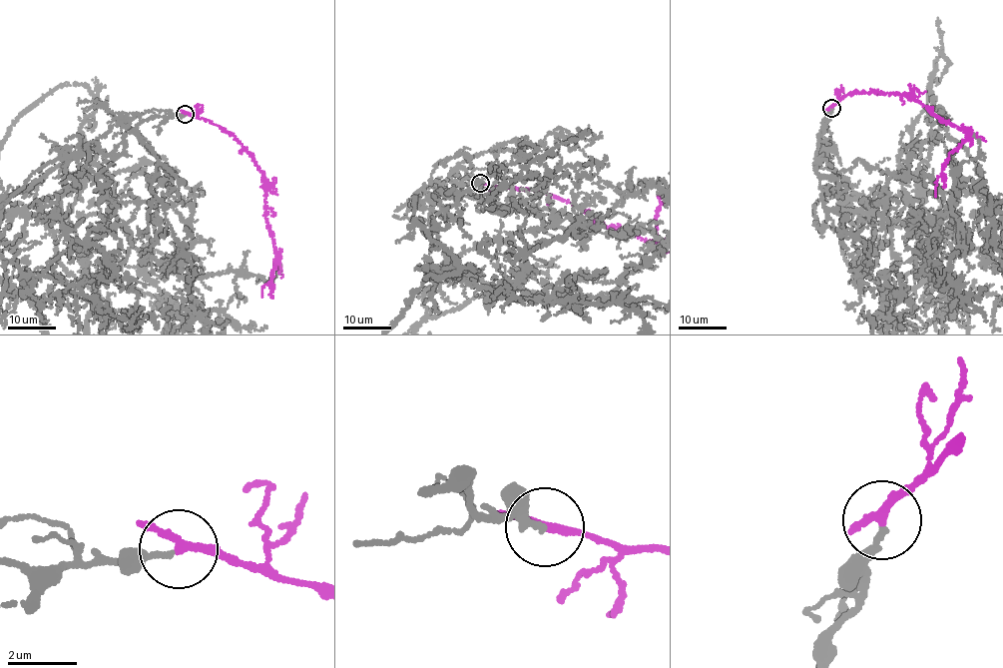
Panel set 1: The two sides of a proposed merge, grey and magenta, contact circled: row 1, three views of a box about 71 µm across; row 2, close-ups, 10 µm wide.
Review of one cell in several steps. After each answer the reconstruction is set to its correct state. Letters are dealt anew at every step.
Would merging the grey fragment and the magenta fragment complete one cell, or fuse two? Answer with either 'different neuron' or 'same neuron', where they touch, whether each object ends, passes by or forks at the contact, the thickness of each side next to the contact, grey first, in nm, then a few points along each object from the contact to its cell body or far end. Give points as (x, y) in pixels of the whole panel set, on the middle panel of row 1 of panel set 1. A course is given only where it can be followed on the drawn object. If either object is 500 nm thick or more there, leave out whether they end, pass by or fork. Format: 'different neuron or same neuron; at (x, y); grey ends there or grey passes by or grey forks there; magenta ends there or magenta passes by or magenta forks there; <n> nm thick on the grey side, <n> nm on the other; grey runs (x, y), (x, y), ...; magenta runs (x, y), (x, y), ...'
different neuron; at (480, 183); grey ends there; magenta passes by; 160 nm thick on the grey side, 200 nm on the other

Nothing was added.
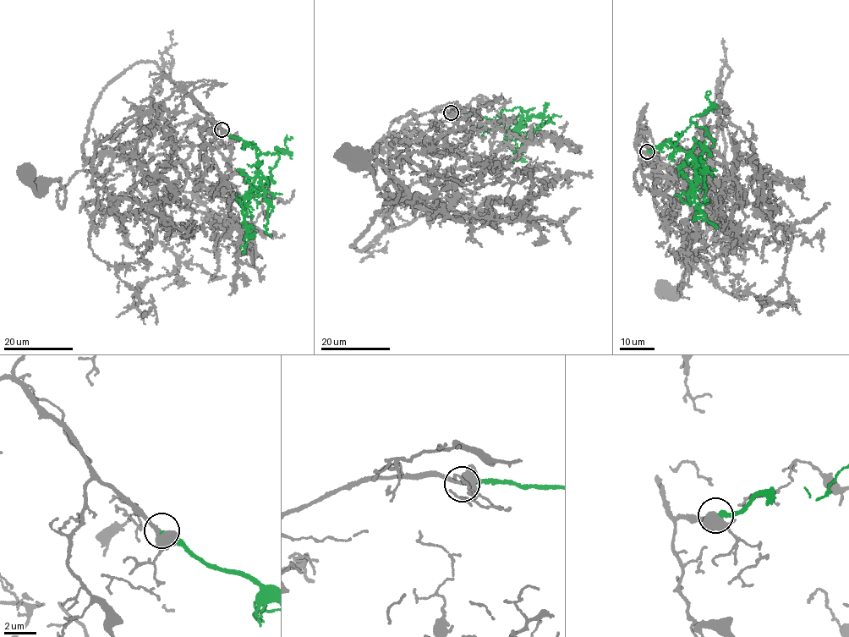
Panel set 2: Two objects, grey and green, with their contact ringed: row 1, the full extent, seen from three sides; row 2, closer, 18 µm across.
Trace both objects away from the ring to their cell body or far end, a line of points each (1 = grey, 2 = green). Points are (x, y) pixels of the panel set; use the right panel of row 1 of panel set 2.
1: (648, 152), (635, 143), (654, 151), (658, 167), (710, 167), (725, 271), (700, 258), (664, 289)
2: (648, 152), (667, 142), (690, 154), (698, 168), (693, 198), (697, 206), (717, 228)

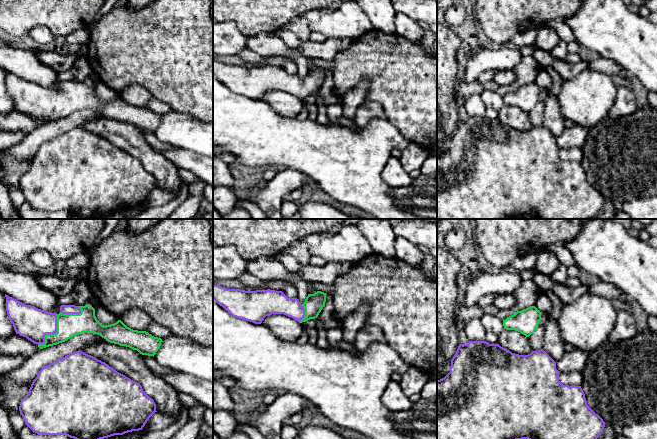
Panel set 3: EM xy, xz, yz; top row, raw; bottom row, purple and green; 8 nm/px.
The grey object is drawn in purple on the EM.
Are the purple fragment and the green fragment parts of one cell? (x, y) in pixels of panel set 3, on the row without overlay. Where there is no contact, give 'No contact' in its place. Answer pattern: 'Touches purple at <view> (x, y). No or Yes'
Touches purple at xy (53, 109). Yes

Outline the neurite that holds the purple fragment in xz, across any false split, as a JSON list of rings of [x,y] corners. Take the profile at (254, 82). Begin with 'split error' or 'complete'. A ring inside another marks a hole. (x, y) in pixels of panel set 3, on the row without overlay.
split error; [[[213,60],[213,76],[222,82],[233,93],[261,100],[266,92],[272,90],[284,90],[298,97],[306,98],[318,93],[325,82],[326,69],[317,67],[314,70],[308,70],[305,78],[301,80],[297,74],[288,74],[282,67],[275,66],[256,66],[245,67],[241,65],[227,65]]]

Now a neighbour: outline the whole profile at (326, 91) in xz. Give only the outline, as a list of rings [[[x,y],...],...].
[[[329,69],[326,70],[325,82],[319,89],[318,94],[323,98],[326,106],[342,104],[343,97],[336,95],[335,92],[333,91],[332,71]]]

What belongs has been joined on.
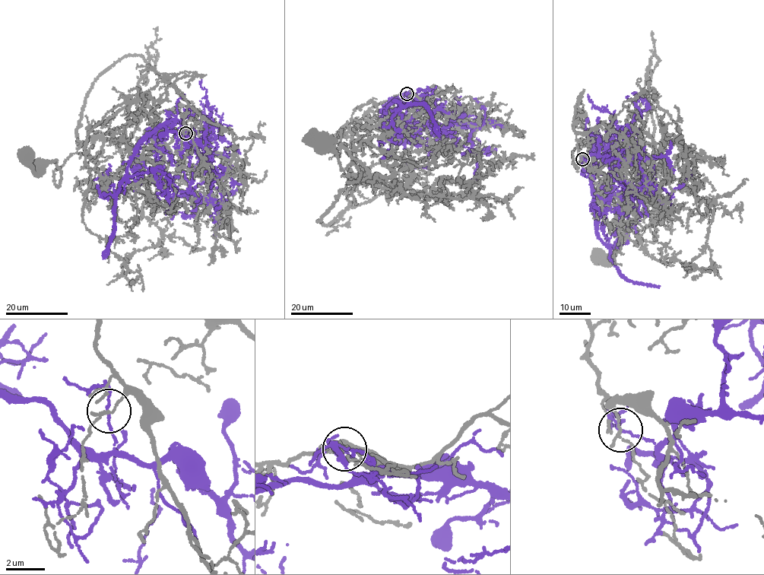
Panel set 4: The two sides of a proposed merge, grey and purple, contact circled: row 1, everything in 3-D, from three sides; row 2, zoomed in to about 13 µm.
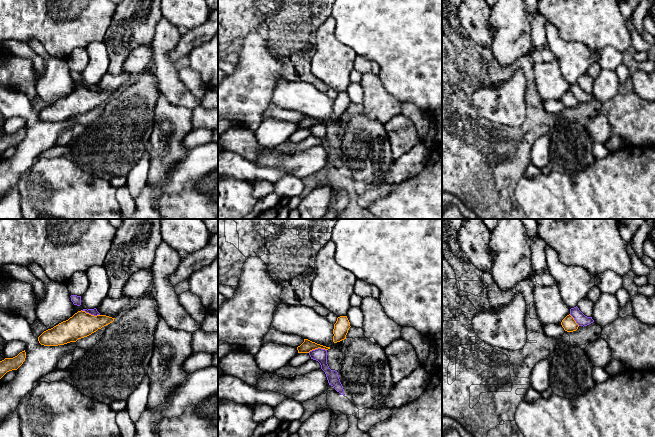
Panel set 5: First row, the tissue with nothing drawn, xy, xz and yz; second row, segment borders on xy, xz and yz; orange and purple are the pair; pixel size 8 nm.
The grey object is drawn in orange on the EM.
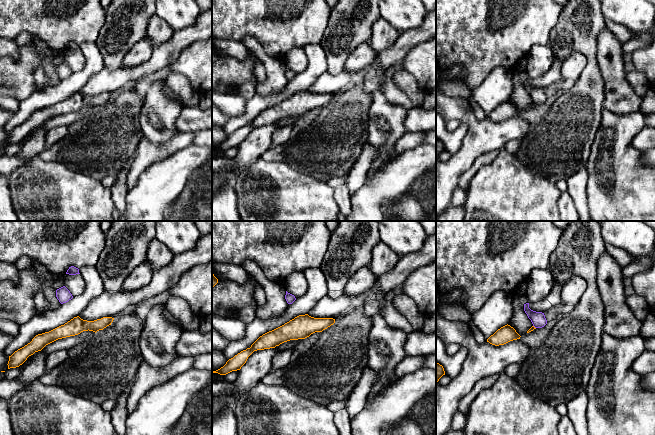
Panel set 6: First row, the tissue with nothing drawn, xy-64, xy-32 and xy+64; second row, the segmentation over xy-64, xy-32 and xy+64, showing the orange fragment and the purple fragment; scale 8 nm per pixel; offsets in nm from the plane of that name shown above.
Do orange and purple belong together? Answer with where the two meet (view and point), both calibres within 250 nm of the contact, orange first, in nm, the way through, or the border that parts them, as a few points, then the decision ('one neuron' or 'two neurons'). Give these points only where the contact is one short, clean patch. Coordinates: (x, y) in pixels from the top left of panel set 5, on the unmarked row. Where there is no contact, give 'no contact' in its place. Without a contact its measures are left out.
contact xy (90, 90); calibres 200 and 50 nm; border xy (81, 86), (99, 91); two neurons

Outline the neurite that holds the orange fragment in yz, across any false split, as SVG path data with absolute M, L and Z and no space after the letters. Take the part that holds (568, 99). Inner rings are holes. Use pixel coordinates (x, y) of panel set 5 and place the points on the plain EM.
M569 90L567 91L561 98L562 103L567 108L573 108L576 107L579 103L579 101L576 99L574 94Z

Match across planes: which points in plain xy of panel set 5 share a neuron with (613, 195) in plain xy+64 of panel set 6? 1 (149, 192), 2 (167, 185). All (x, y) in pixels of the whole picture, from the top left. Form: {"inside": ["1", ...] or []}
{"inside": []}

